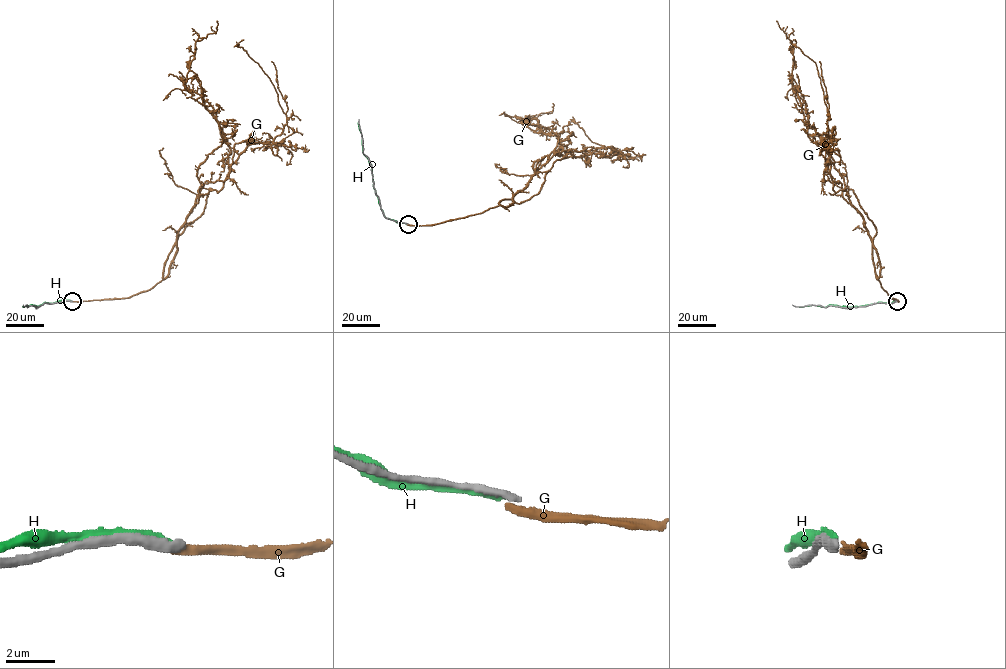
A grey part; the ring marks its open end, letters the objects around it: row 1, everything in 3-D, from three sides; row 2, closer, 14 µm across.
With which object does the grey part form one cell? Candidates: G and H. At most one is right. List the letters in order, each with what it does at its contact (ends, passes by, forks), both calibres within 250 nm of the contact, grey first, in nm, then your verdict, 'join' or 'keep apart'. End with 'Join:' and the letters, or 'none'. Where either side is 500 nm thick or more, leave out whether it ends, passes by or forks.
G: it ends | 380/380 nm | keep apart
H: it passes by | 320/320 nm | keep apart
Join: none

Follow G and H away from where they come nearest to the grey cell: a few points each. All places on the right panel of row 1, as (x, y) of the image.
G: (897, 301), (875, 271), (863, 217), (844, 188), (833, 190), (821, 80), (815, 63), (795, 39)
H: (895, 301), (851, 307), (795, 306)

